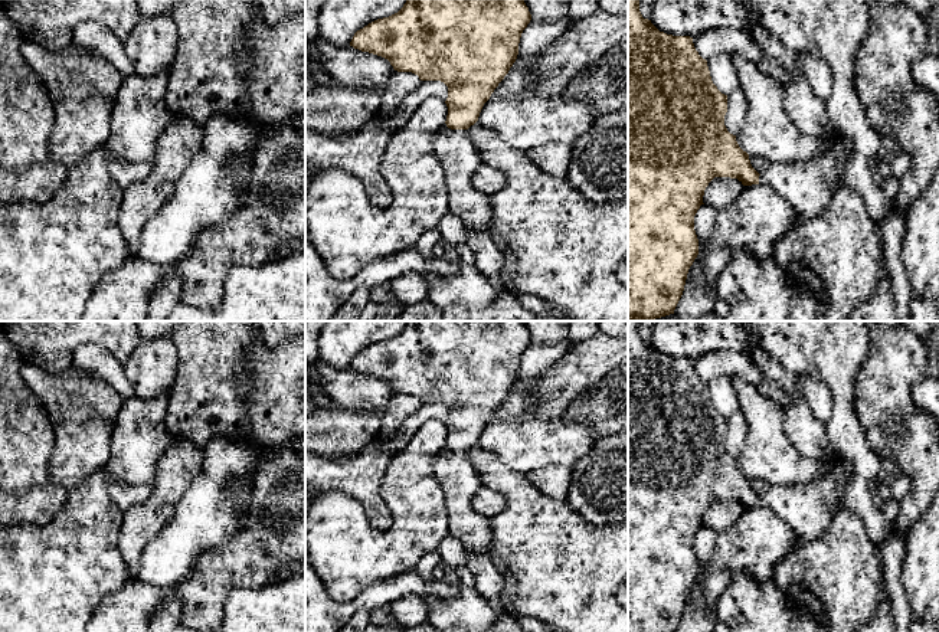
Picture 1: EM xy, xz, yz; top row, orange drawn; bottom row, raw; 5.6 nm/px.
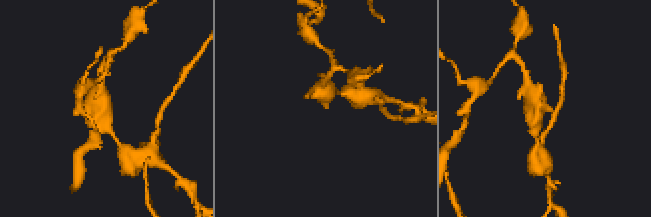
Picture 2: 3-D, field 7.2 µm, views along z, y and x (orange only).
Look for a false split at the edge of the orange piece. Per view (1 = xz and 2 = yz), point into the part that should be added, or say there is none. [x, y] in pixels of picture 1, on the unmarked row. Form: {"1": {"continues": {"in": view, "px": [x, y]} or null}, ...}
{"1": {"continues": {"in": "xz", "px": [455, 472]}}, "2": {"continues": {"in": "yz", "px": [808, 508]}}}

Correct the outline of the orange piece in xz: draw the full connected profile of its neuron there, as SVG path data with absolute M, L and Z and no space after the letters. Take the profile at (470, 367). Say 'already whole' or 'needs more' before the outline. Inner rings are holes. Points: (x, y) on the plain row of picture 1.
needs more; M406 321L397 335L369 346L357 353L350 364L354 371L387 382L397 394L412 394L421 403L441 403L448 409L445 446L452 453L435 456L432 465L445 494L448 533L458 538L470 553L485 551L493 541L494 531L491 518L478 514L471 504L472 495L482 484L474 471L468 451L478 443L484 426L516 384L521 356L530 343L531 337L523 321Z

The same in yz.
needs more; M628 321L628 632L675 632L687 602L687 596L698 577L698 561L694 553L694 538L703 525L704 513L714 500L737 501L743 508L765 507L778 514L801 538L818 538L830 527L835 510L843 505L843 492L853 477L853 462L848 458L832 455L827 461L824 474L811 482L801 485L770 484L763 495L758 495L743 474L736 458L730 456L724 448L727 435L727 417L722 416L713 406L707 383L703 382L694 370L693 360L673 358L660 354L639 334L639 322Z

